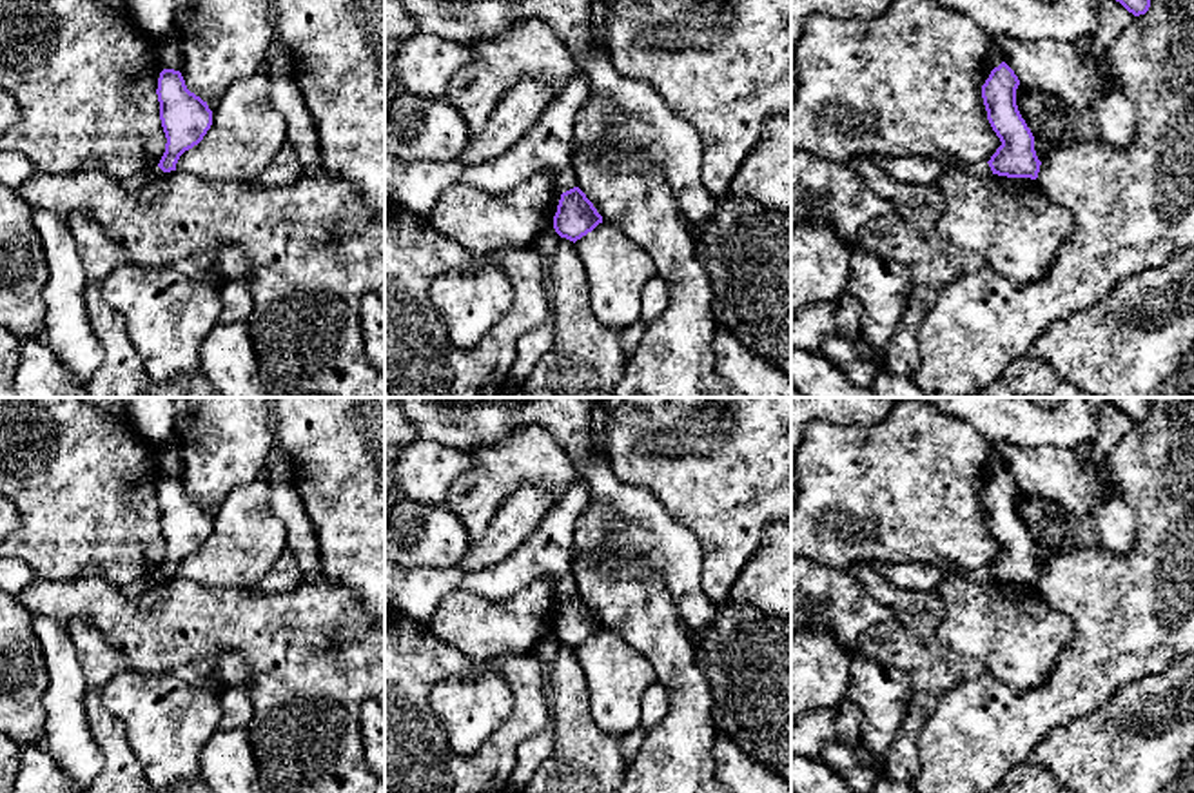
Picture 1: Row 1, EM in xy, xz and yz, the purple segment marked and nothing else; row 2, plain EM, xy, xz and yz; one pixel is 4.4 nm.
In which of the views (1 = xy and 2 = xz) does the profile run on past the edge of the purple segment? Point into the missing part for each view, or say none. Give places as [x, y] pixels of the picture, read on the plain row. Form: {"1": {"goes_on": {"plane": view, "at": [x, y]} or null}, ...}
{"1": {"goes_on": null}, "2": {"goes_on": null}}

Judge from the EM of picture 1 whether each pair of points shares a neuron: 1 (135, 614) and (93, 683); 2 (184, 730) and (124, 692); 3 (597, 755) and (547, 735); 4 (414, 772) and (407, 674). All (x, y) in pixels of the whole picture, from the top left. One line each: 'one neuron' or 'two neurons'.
1: two neurons
2: one neuron
3: two neurons
4: one neuron

